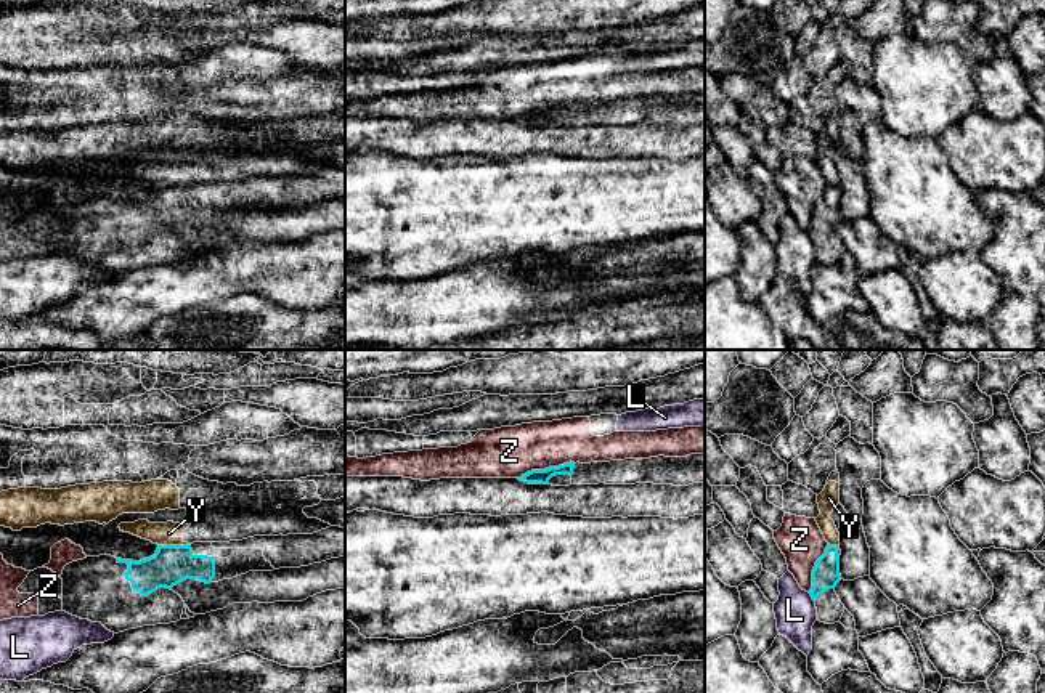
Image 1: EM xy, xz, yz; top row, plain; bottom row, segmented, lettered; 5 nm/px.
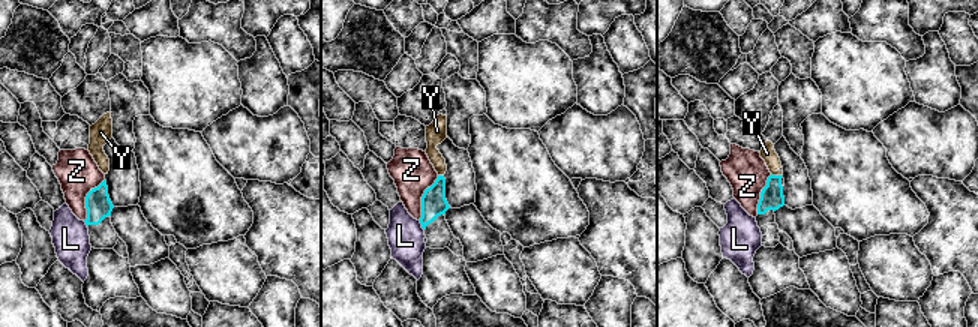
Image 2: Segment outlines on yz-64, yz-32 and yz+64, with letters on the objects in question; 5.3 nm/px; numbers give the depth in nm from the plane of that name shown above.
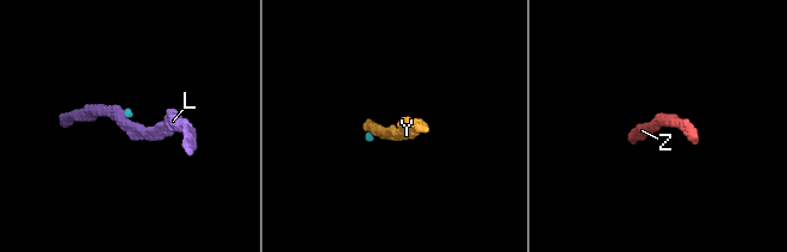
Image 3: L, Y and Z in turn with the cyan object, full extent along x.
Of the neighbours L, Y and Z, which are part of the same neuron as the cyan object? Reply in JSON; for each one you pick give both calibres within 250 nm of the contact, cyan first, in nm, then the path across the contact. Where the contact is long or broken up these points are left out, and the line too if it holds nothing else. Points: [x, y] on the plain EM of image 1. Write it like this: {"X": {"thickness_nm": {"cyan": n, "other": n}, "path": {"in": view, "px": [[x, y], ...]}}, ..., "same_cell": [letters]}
{"same_cell": []}

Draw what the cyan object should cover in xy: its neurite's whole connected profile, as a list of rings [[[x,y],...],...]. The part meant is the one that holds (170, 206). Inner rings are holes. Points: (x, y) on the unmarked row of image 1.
[[[340,167],[313,175],[159,186],[152,197],[140,202],[87,197],[63,210],[63,252],[101,263],[114,274],[170,265],[189,260],[183,239],[172,231],[186,220],[210,225],[249,212],[300,209],[339,197],[345,197],[345,168]]]

